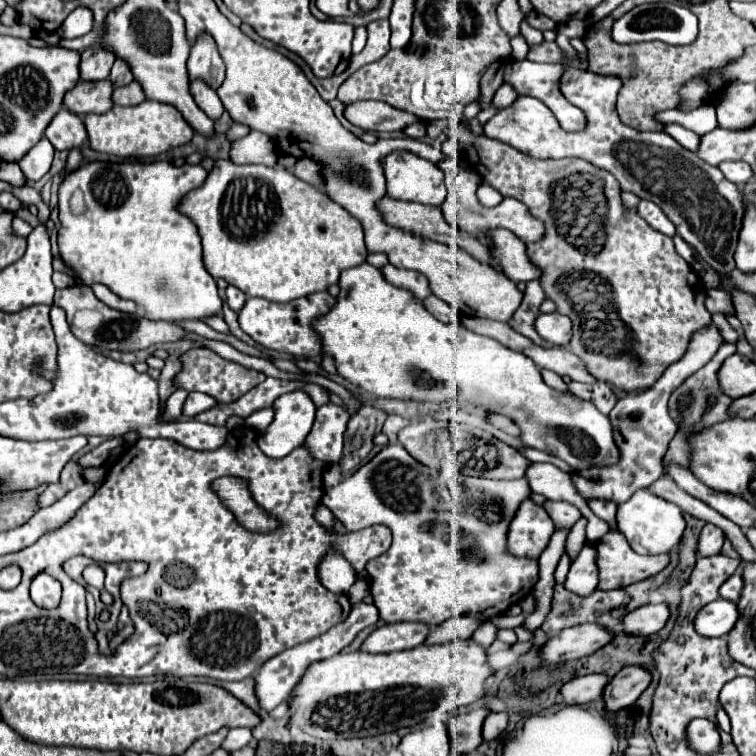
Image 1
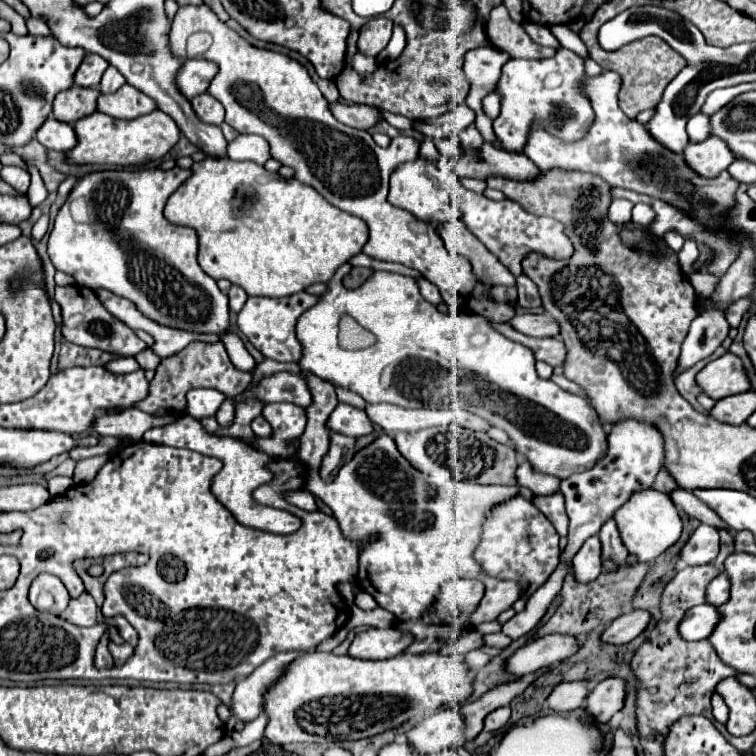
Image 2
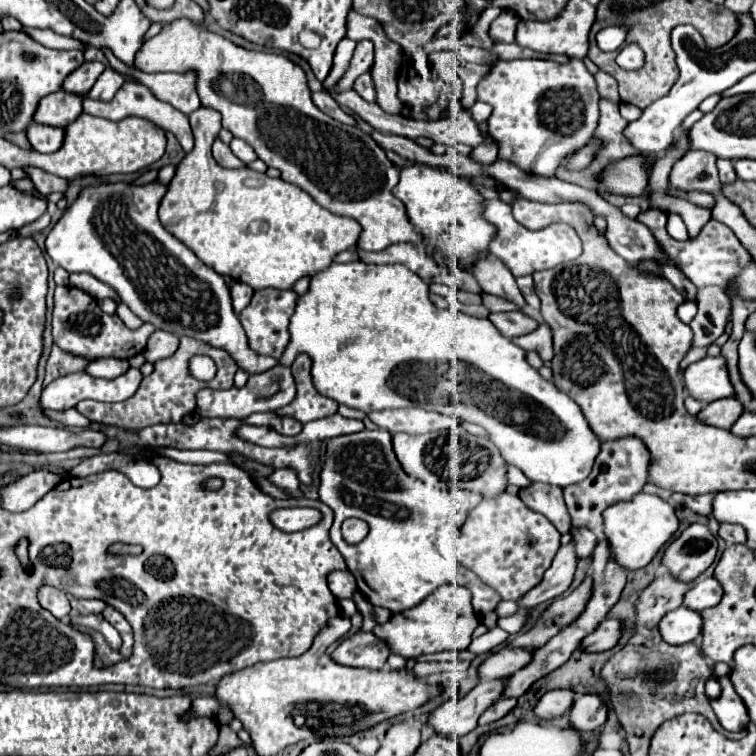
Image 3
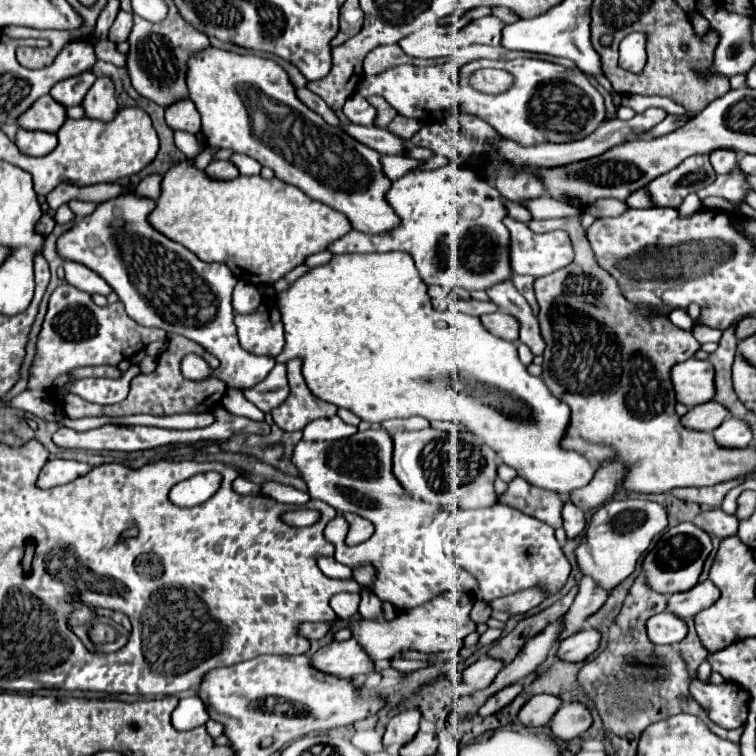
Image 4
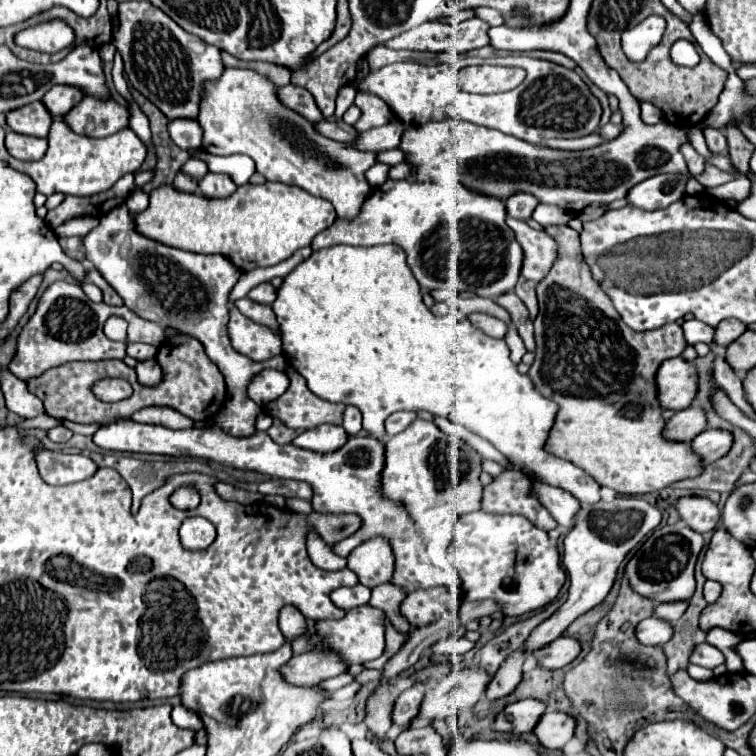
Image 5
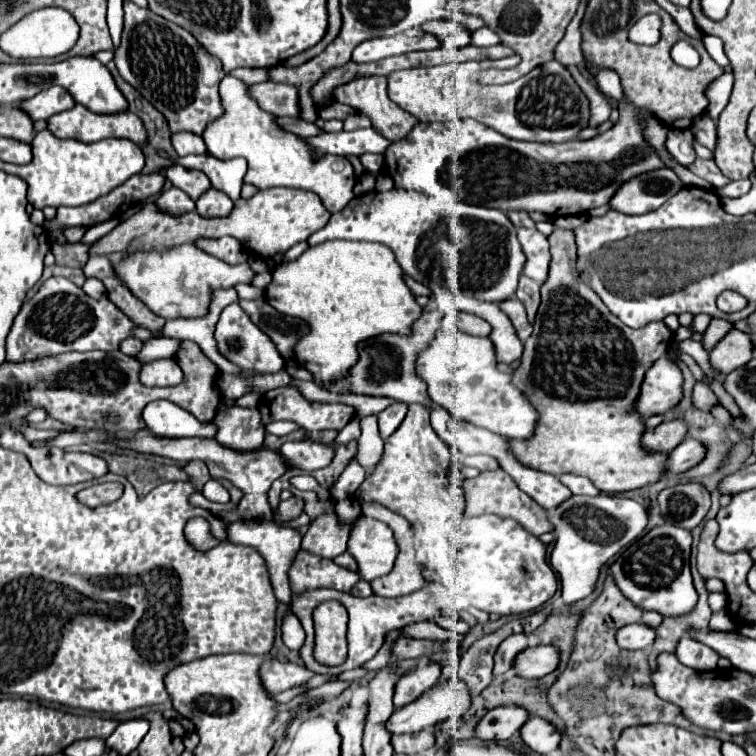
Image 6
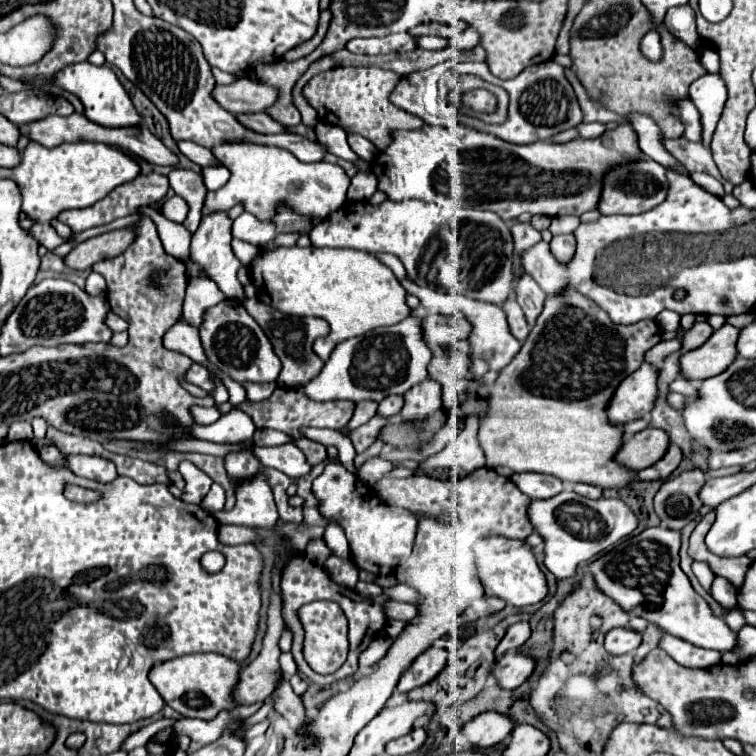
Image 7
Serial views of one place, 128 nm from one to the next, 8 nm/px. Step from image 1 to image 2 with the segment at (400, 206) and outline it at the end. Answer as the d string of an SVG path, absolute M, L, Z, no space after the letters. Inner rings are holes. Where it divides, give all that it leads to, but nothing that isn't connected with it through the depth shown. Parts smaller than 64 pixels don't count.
M454 220L450 224L436 224L438 236L446 242L446 248L454 248L458 254L470 260L476 276L492 286L492 284L501 284L514 286L516 280L512 272L500 264L500 260L476 238L460 220Z

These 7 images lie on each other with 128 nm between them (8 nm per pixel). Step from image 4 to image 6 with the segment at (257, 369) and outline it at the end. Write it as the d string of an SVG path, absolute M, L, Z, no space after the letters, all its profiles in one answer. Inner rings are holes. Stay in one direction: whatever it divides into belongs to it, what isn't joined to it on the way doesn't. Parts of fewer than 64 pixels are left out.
M194 244L172 248L172 252L136 250L132 254L124 254L114 262L114 272L116 278L120 278L120 282L138 300L142 300L156 316L162 316L166 320L204 316L216 288L234 288L242 282L250 284L254 276L248 262L236 266L226 264L220 258L196 248ZM226 406L216 414L212 420L216 424L216 440L234 450L256 450L264 442L265 426L261 423L261 414L258 407L241 408L239 406Z

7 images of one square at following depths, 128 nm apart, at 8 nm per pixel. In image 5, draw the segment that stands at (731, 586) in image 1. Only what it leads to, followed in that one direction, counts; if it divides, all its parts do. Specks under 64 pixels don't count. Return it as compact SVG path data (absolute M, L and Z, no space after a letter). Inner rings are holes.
M706 580L706 584L704 584L704 600L706 600L708 604L716 602L716 600L718 600L718 596L720 596L720 590L722 590L722 586L720 586L718 582ZM682 600L682 602L668 602L668 604L658 604L656 606L656 616L662 618L662 620L668 620L668 622L676 622L688 608L688 602Z

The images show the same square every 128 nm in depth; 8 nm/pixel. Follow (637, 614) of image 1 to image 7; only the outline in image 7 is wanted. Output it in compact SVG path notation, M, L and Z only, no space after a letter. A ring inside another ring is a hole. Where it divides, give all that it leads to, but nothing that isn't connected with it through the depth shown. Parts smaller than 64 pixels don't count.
M520 650L504 654L496 664L494 664L494 676L498 678L500 688L504 690L514 690L520 684L524 684L530 674L534 672L536 662L532 656L522 654Z

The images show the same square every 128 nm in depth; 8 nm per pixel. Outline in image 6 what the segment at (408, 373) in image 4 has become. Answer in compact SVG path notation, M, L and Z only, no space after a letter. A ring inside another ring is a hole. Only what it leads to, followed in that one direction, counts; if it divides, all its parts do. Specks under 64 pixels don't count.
M332 240L308 248L298 260L274 268L272 282L266 288L266 302L280 314L296 316L308 324L310 334L298 340L294 358L298 366L306 368L314 376L314 384L320 388L326 388L334 380L348 378L352 364L358 360L358 342L386 332L412 334L412 324L422 316L422 308L416 304L414 294L406 286L404 270L400 264L396 264L394 252L388 246L376 242ZM442 328L436 330L434 338L430 340L428 348L424 348L418 358L416 358L416 374L426 382L428 386L428 396L440 404L442 408L446 408L454 418L458 420L466 420L474 426L486 428L502 438L508 440L526 440L534 434L536 428L536 420L538 420L538 412L536 408L532 408L530 400L512 384L512 376L504 374L498 370L498 360L496 360L496 352L492 348L492 342L488 338L478 338L478 336L470 336L466 332L460 332L460 328L452 328L452 332L444 332ZM364 416L364 420L362 420L362 436L358 438L356 460L360 462L360 466L364 466L364 470L368 474L380 462L382 448L384 448L384 440L380 438L376 416ZM560 474L558 478L560 478L560 482L562 482L566 488L570 488L572 494L588 494L588 496L600 494L600 490L598 490L588 478L584 478L584 476L576 476L576 474Z

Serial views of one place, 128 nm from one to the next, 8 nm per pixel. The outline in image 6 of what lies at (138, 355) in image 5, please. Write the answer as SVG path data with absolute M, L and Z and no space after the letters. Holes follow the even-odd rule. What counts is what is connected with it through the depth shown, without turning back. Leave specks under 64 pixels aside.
M126 338L126 340L122 342L120 350L122 350L126 356L136 356L136 354L142 350L142 346L144 346L142 340L138 340L138 338Z

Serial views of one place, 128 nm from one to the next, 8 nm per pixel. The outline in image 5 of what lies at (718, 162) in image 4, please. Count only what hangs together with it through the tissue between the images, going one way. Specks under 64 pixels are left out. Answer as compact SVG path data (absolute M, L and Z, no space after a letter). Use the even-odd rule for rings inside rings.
M706 128L706 130L704 130L704 136L706 136L706 144L708 144L708 150L710 150L710 152L714 152L714 154L724 154L724 152L728 152L726 136L724 136L720 130Z

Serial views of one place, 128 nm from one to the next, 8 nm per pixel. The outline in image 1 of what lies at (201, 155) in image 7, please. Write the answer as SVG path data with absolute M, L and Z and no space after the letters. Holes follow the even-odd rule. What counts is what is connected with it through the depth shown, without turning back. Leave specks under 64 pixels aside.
M200 32L200 36L192 42L190 58L188 58L188 74L190 78L202 78L206 80L214 90L220 88L224 82L224 62L216 48L216 42L208 32Z

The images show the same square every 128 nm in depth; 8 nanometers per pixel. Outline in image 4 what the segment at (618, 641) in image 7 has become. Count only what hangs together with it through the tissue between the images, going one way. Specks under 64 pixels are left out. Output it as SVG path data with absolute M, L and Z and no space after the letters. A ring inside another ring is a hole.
M662 612L652 616L646 628L648 628L648 638L654 644L678 644L688 634L686 622L672 612Z

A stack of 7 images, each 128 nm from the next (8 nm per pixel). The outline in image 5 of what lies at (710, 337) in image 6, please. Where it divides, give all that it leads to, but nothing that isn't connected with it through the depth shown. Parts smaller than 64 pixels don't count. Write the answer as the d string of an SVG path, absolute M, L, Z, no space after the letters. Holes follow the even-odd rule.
M724 320L724 322L720 322L720 326L716 328L716 334L714 334L714 342L718 344L718 346L730 346L736 338L740 338L744 332L748 330L748 326L744 324L744 322L740 322L740 320Z

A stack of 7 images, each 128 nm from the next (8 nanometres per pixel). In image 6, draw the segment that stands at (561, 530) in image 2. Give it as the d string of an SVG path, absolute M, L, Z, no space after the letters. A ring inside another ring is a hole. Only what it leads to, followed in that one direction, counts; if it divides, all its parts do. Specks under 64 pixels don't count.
M504 470L482 472L478 478L468 480L468 486L466 486L466 516L472 518L472 516L480 516L480 514L498 514L502 518L512 518L536 536L552 532L552 522L548 518L548 512L544 508L538 508L538 504L528 494L524 494Z

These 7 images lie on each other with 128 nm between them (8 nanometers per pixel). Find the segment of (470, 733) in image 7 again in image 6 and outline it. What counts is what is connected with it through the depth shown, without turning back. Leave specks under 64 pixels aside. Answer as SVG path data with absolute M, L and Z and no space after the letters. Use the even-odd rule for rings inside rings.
M516 706L494 708L478 724L476 736L480 740L488 740L488 742L510 740L514 734L520 732L520 728L524 726L524 722L528 718L530 716L528 716L528 712L524 712L524 708L516 708Z

